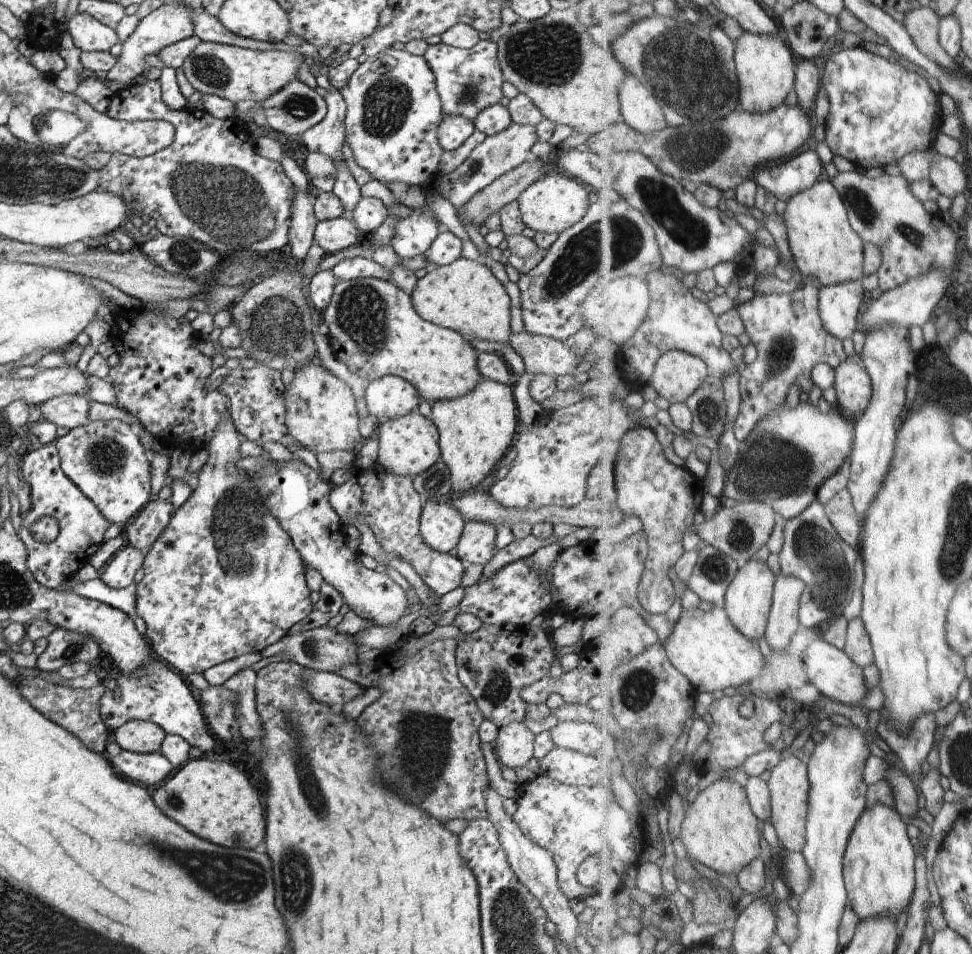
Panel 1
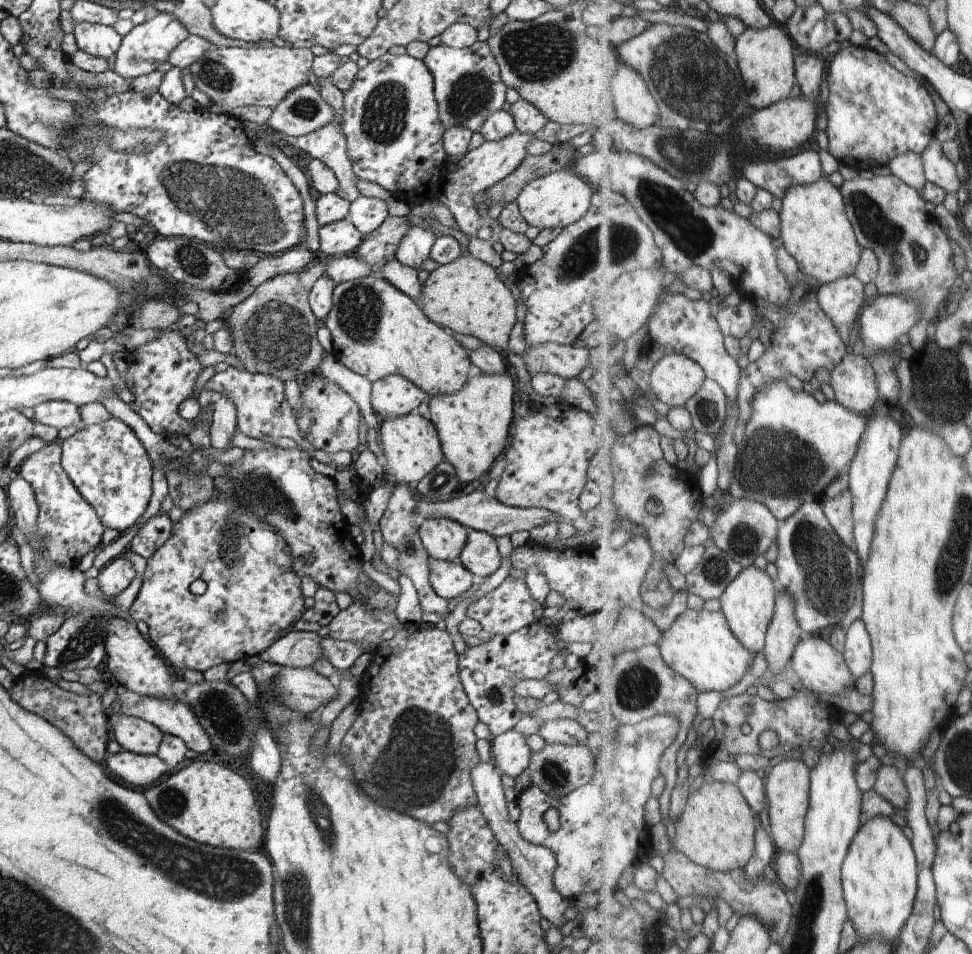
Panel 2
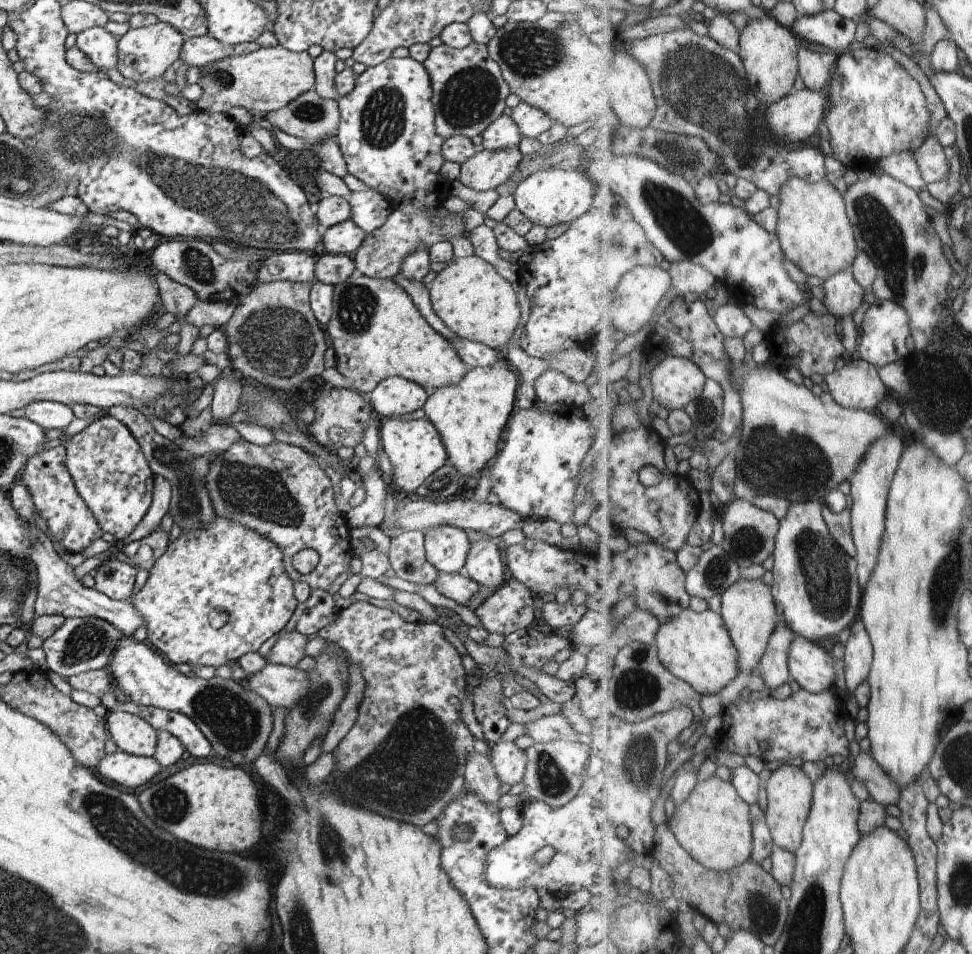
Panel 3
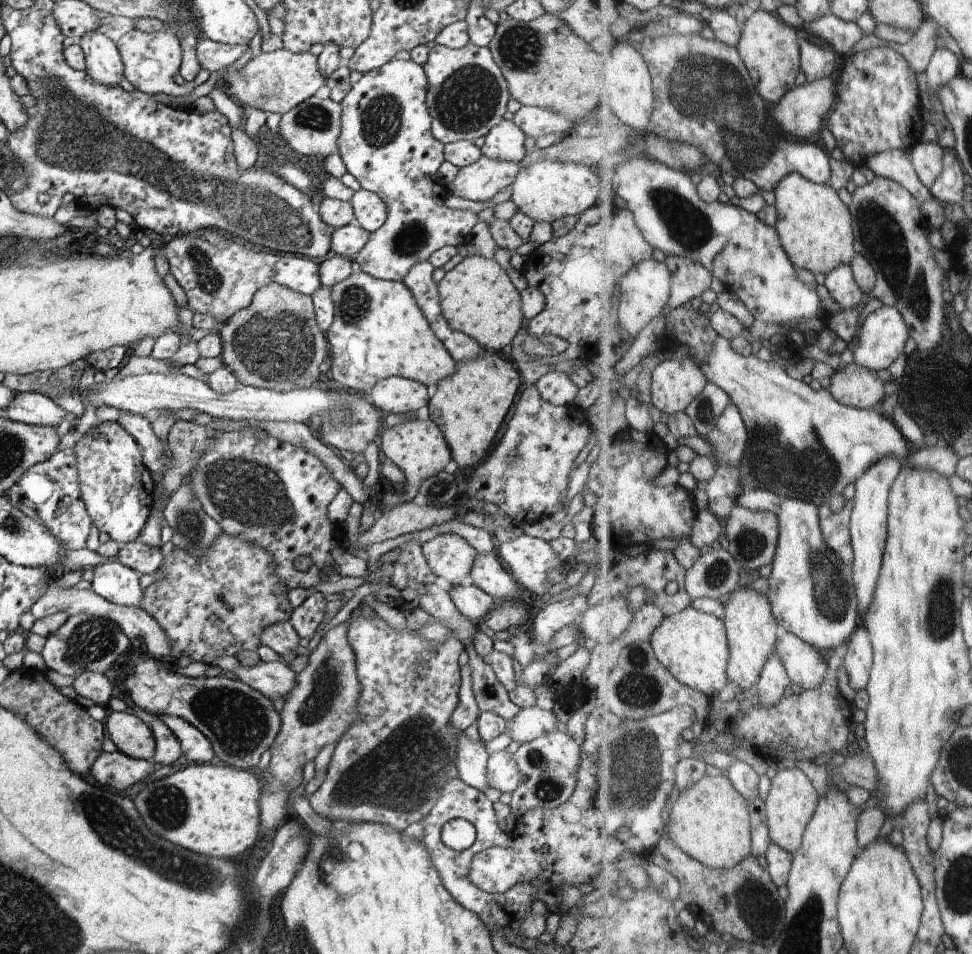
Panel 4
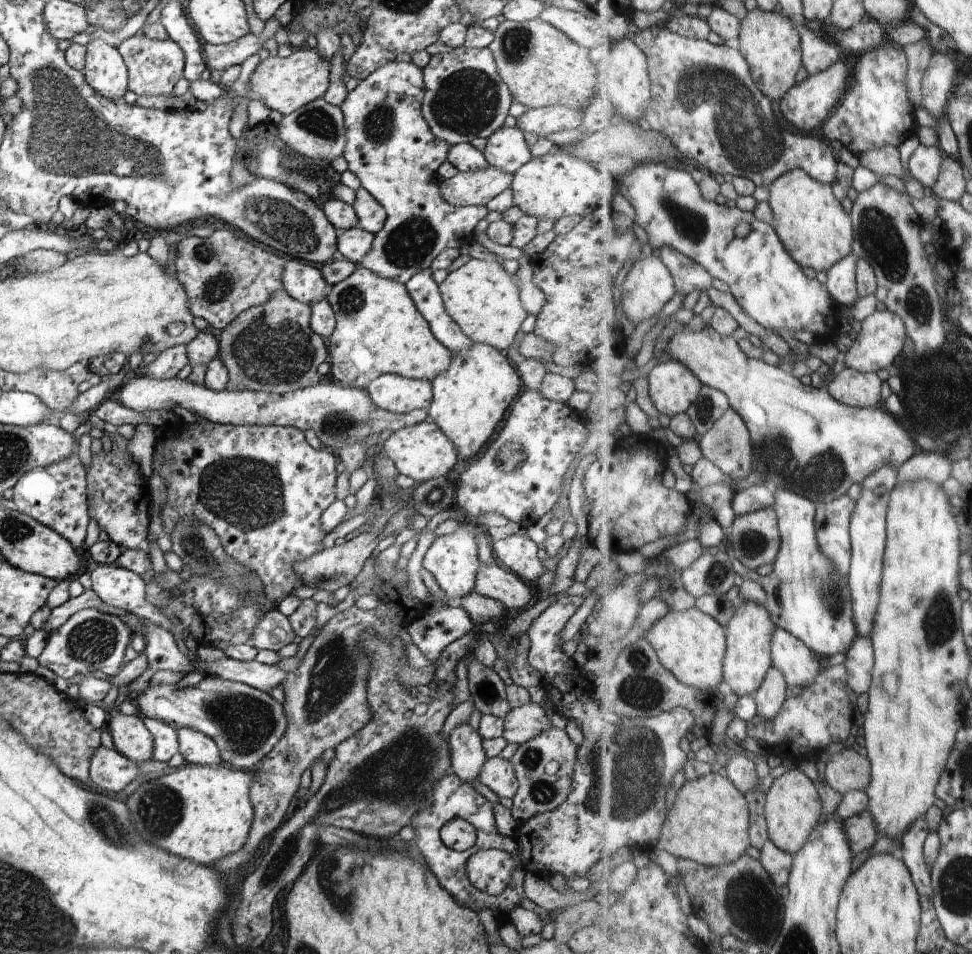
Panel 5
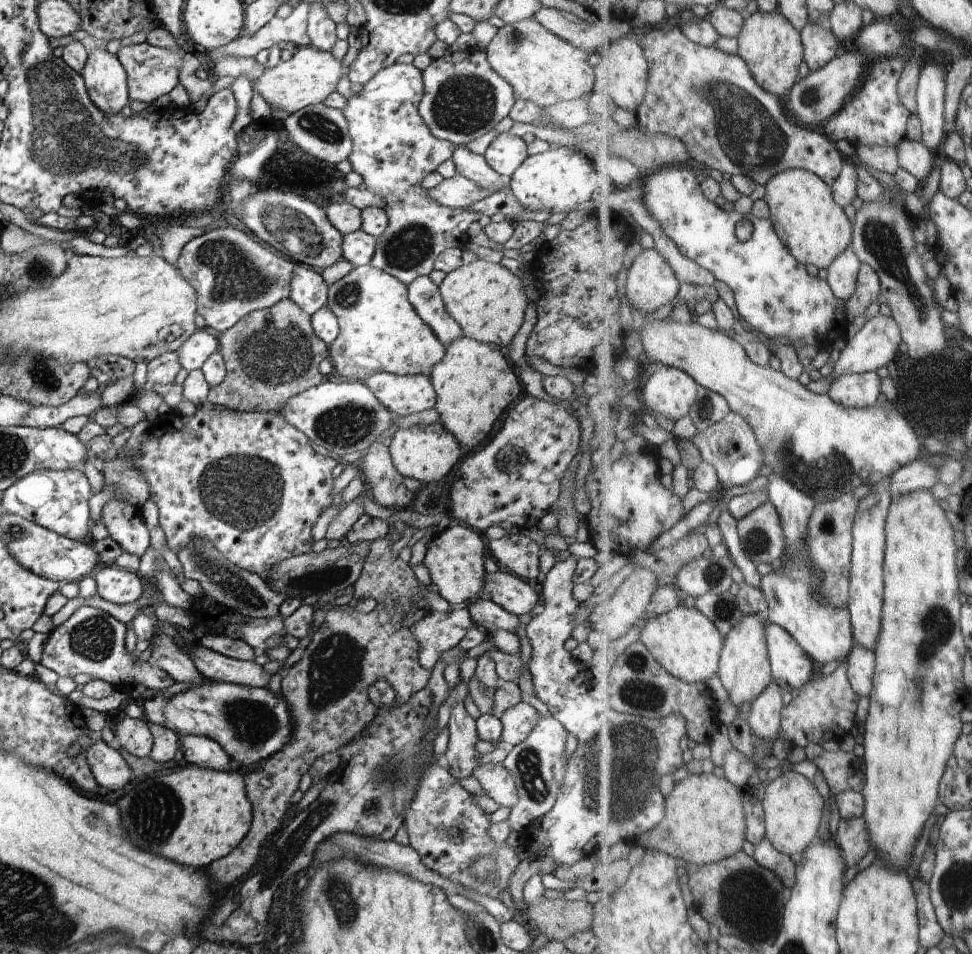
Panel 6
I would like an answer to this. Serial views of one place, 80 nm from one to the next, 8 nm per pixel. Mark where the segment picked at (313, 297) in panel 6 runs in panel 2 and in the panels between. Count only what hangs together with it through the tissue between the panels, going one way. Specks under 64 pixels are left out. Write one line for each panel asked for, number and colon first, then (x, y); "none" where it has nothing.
2: (297, 258)
3: (295, 266)
4: (296, 271)
5: (300, 278)

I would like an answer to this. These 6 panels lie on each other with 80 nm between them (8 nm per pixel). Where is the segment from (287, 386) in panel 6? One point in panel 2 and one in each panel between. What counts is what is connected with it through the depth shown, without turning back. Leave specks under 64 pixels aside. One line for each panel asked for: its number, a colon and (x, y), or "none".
2: (274, 330)
3: (273, 337)
4: (275, 343)
5: (271, 347)

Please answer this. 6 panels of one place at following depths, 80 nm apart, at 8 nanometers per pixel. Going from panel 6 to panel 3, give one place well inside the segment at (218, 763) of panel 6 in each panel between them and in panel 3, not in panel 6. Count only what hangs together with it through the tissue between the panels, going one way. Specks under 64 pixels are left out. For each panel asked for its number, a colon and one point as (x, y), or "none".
3: (181, 726)
4: (195, 746)
5: (196, 748)

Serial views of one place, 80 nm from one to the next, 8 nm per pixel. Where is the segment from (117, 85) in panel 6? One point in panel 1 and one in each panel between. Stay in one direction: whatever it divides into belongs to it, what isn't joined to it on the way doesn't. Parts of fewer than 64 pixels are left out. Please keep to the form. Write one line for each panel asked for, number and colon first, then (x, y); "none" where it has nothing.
1: (88, 34)
2: (100, 40)
3: (100, 46)
4: (104, 64)
5: (105, 71)

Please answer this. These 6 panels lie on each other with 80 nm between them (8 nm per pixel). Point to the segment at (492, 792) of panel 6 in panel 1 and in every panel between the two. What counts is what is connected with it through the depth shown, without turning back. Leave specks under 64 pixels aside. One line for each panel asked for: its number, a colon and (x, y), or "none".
1: (514, 746)
2: (510, 754)
3: (509, 761)
4: (503, 772)
5: (498, 773)

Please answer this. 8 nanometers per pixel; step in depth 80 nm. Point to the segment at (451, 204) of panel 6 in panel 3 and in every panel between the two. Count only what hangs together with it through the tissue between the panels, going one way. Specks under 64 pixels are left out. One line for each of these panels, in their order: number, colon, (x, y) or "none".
3: (485, 170)
4: (480, 181)
5: (478, 187)

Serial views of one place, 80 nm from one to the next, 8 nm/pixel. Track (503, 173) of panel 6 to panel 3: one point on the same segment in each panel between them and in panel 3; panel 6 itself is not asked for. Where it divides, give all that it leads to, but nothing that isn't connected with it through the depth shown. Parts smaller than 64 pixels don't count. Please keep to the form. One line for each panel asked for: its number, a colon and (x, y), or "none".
3: (503, 133)
4: (505, 141)
5: (506, 149)

